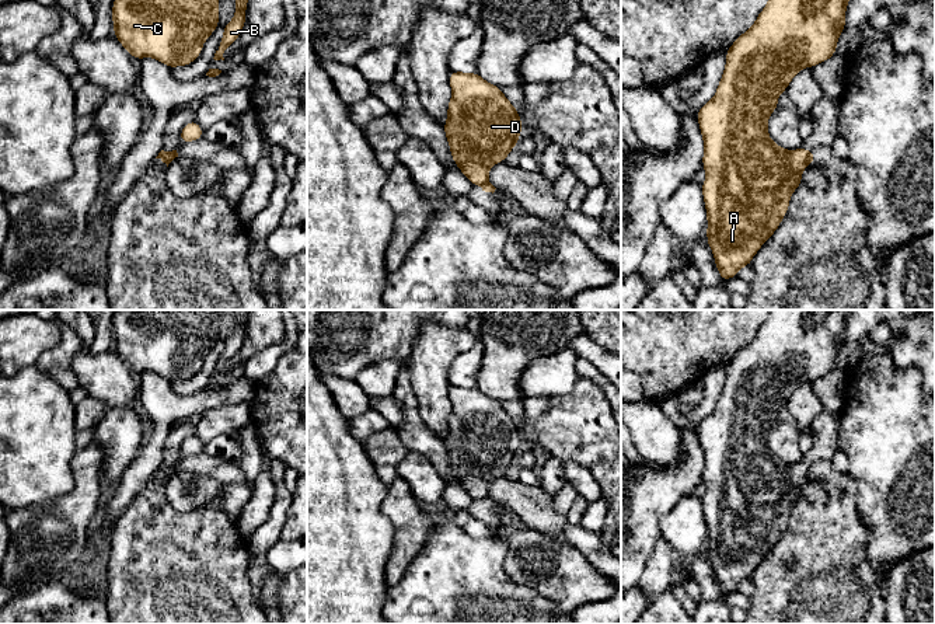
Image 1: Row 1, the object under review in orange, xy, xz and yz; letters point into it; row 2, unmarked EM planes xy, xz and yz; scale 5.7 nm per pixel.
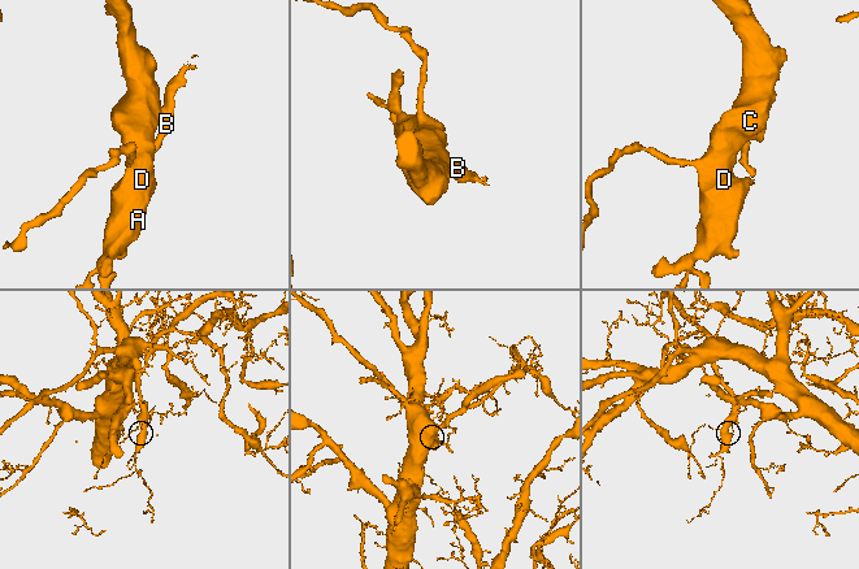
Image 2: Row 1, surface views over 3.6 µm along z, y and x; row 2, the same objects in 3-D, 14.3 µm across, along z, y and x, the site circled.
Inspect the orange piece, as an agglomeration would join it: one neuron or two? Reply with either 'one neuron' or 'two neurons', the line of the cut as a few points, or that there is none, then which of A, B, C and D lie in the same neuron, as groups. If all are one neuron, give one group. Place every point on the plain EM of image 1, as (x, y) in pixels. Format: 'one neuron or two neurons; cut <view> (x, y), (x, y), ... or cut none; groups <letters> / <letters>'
two neurons; cut xy (168, 466), (164, 473), (167, 478); groups A C D / B

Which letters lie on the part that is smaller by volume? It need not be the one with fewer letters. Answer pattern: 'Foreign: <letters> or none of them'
Foreign: B

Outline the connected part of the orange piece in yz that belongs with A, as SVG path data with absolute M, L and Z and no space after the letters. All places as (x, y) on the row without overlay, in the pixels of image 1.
M770 310L754 338L725 366L726 379L716 407L697 425L704 454L702 482L707 492L701 498L707 524L707 555L712 564L721 596L737 592L742 581L750 581L753 571L777 545L789 515L802 499L802 485L809 480L809 464L786 464L768 450L768 432L778 422L778 411L792 393L806 381L814 381L835 369L840 348L845 341L845 325L851 310Z

